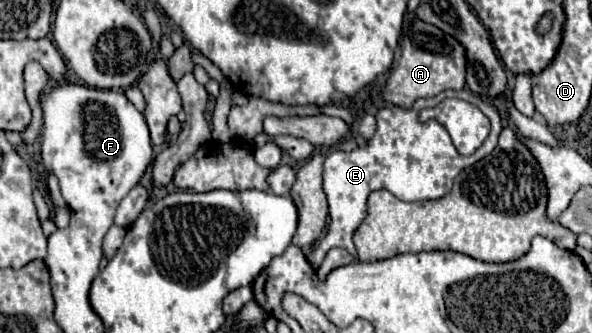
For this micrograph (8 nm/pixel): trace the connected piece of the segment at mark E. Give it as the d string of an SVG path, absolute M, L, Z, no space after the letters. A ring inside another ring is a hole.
M444 90L442 94L438 94L434 98L418 98L412 104L412 108L408 108L408 110L400 108L400 106L380 108L376 114L376 132L372 138L356 136L356 142L358 142L356 150L352 150L352 152L332 150L324 160L324 192L326 192L328 204L330 204L330 226L328 226L326 236L314 246L314 250L308 258L312 268L318 270L320 262L324 260L328 250L336 248L336 246L346 248L350 254L354 254L354 258L358 262L356 248L352 244L352 234L356 232L356 228L360 226L360 222L366 216L366 198L370 192L384 188L406 202L442 198L452 190L454 178L466 166L472 166L474 162L488 156L496 148L500 130L502 130L502 120L500 120L498 108L492 106L490 102L482 100L478 94L472 94L470 90L458 90L458 92ZM452 96L466 100L470 104L476 104L492 122L490 136L480 146L480 150L476 150L472 156L458 154L458 150L454 148L454 144L450 140L450 134L436 120L428 120L424 124L418 122L418 112L422 108L434 108L444 98L452 98Z

